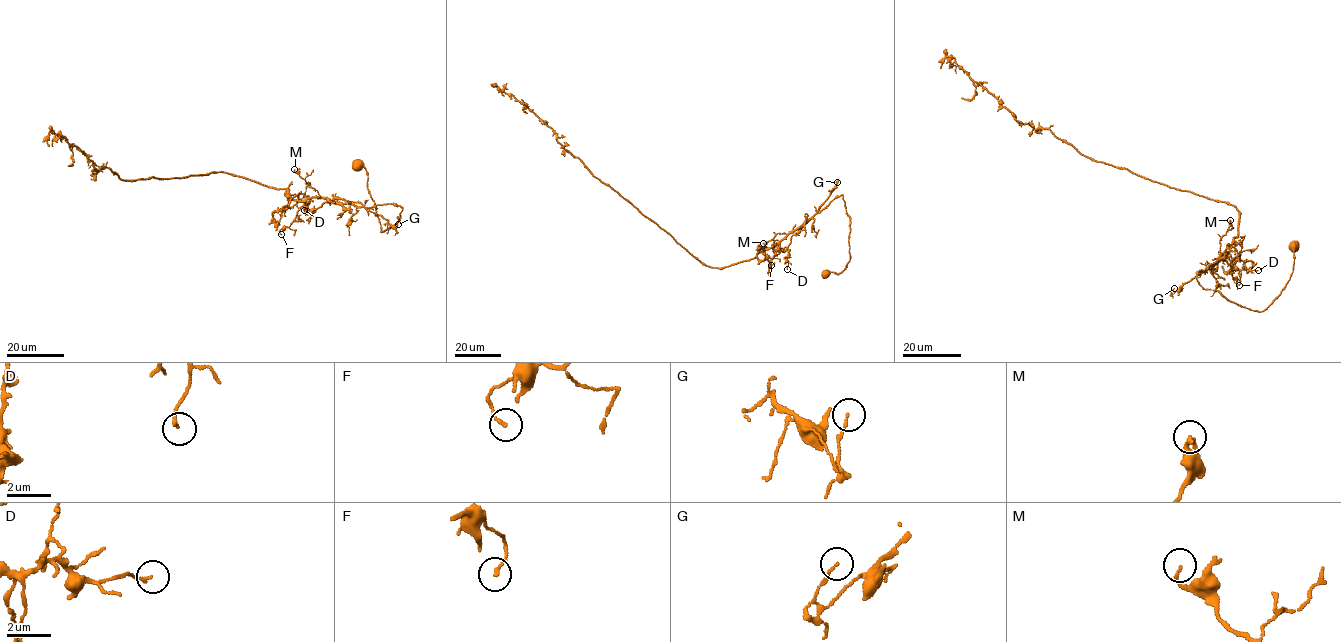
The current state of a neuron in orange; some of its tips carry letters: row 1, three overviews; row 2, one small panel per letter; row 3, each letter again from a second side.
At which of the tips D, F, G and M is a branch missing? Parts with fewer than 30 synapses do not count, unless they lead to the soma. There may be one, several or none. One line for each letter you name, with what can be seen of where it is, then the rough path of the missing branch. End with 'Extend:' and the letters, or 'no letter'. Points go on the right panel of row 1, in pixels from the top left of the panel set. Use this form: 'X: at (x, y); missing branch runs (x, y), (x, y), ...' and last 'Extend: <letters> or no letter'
Extend: no letter

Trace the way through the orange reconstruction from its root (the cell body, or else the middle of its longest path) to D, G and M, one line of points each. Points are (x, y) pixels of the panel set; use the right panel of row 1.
D: (1293, 246), (1291, 277), (1261, 311), (1205, 289), (1197, 279), (1197, 271), (1223, 258), (1240, 269), (1258, 270)
G: (1293, 246), (1291, 277), (1261, 311), (1205, 289), (1196, 273), (1207, 270), (1173, 294), (1174, 288)
M: (1293, 246), (1293, 272), (1281, 293), (1261, 311), (1240, 307), (1197, 279), (1197, 271), (1218, 260), (1230, 220)

